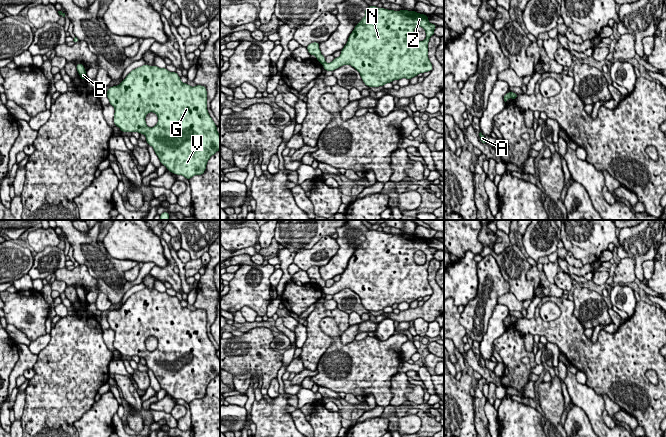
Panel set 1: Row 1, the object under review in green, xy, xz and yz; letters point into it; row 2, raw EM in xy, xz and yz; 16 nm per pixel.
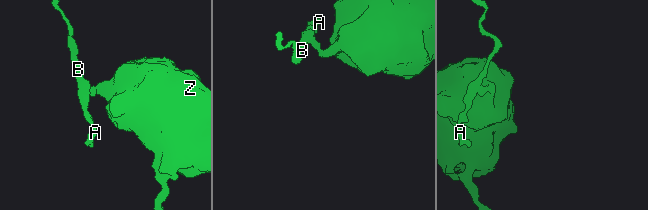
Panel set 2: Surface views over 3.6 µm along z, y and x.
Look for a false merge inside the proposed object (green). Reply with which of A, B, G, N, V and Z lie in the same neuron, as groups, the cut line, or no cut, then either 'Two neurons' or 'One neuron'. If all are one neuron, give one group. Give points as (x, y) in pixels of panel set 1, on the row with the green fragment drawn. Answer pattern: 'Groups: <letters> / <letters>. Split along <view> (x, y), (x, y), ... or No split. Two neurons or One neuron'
Groups: A B / G N V Z. Split along xz (325, 62), (322, 64). Two neurons

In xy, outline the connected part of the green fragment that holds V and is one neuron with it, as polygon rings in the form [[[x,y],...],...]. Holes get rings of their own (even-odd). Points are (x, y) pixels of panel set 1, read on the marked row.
[[[145,64],[133,69],[118,86],[109,87],[107,98],[115,110],[113,118],[115,126],[122,132],[136,131],[144,134],[146,142],[153,147],[161,164],[173,174],[182,175],[188,180],[195,175],[204,174],[208,160],[220,150],[220,134],[207,110],[206,87],[202,85],[191,87],[183,83],[176,72]],[[149,112],[158,116],[158,122],[153,128],[148,127],[145,121]]]

